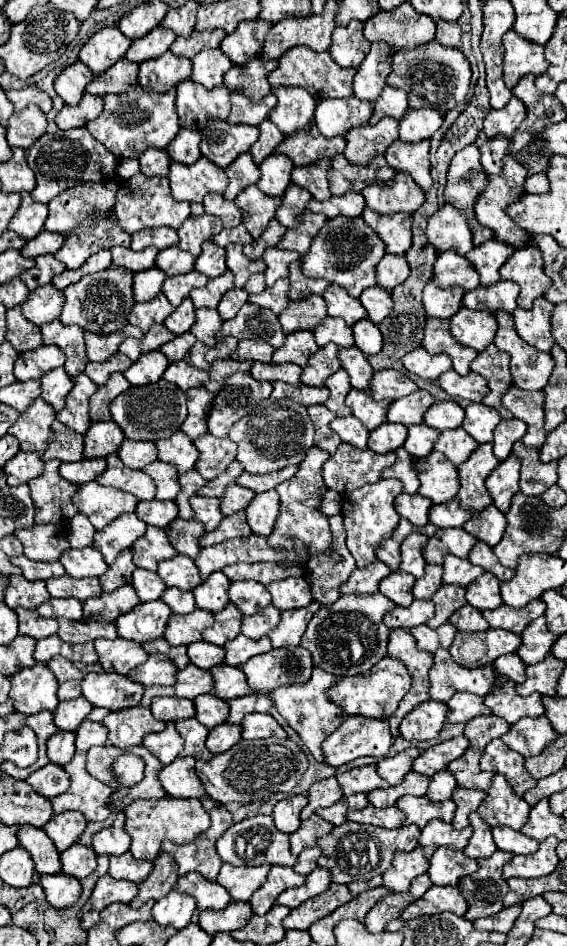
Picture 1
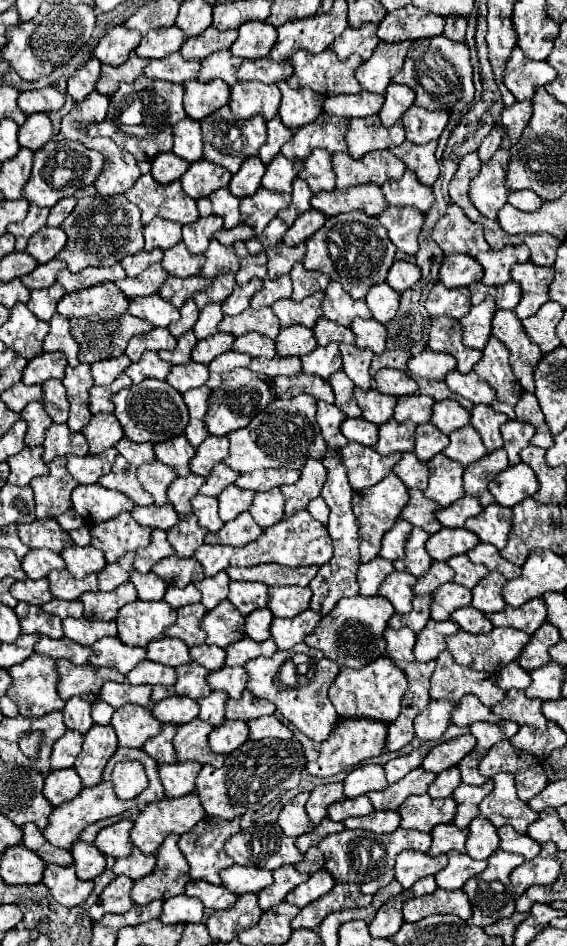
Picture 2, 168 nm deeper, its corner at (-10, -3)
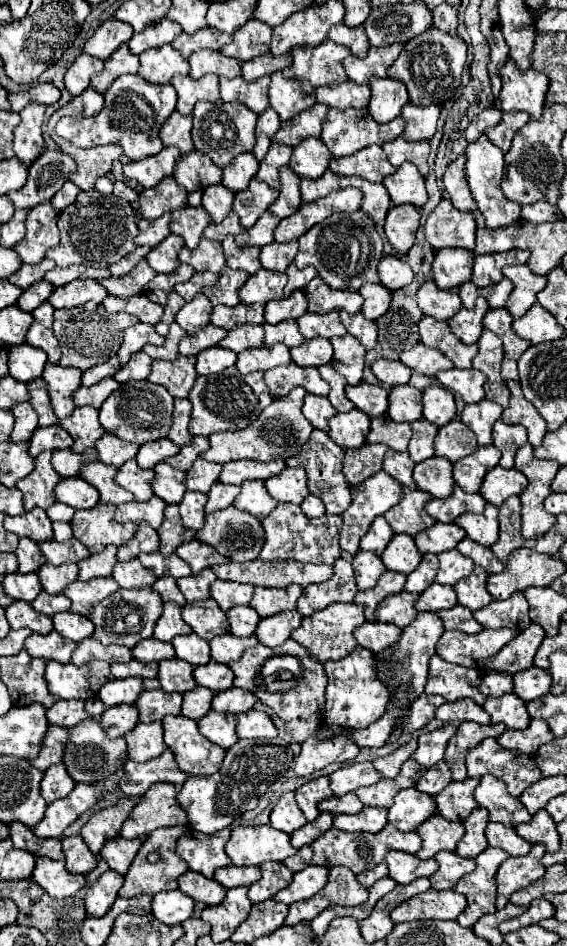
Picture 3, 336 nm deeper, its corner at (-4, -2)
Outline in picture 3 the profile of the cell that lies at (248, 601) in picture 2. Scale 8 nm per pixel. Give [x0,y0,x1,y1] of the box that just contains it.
[211,580,253,612]

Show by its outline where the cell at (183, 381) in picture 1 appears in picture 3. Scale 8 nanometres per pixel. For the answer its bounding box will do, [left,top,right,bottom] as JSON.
[149,356,197,398]

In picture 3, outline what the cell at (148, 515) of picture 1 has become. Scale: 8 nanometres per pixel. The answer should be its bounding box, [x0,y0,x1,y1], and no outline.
[115,496,165,528]

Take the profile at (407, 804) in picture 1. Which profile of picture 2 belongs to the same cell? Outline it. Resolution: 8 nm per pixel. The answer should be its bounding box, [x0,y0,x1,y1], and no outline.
[399,793,455,833]

